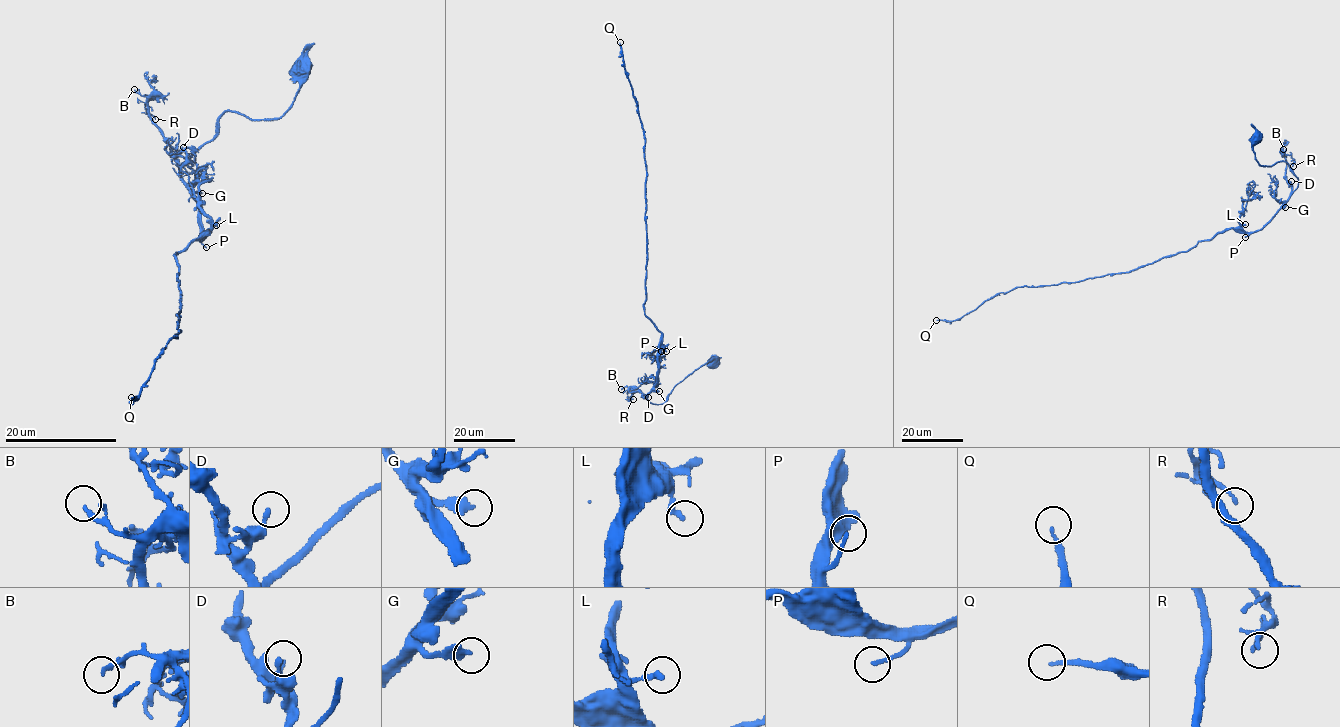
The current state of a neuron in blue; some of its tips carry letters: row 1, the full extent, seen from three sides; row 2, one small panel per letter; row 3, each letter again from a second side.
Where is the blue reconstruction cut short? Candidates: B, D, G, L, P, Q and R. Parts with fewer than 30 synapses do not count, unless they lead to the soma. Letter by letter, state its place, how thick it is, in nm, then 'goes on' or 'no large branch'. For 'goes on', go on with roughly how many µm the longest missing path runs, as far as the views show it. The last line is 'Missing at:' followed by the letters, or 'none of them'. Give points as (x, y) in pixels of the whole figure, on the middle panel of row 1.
B: (621, 389) | 180 nm | no large branch
D: (648, 397) | 190 nm | no large branch
G: (659, 391) | 320 nm | no large branch
L: (666, 351) | 260 nm | no large branch
P: (661, 351) | 130 nm | no large branch
Q: (620, 42) | 140 nm | goes on | 200 µm
R: (633, 399) | 160 nm | no large branch
Missing at: Q

